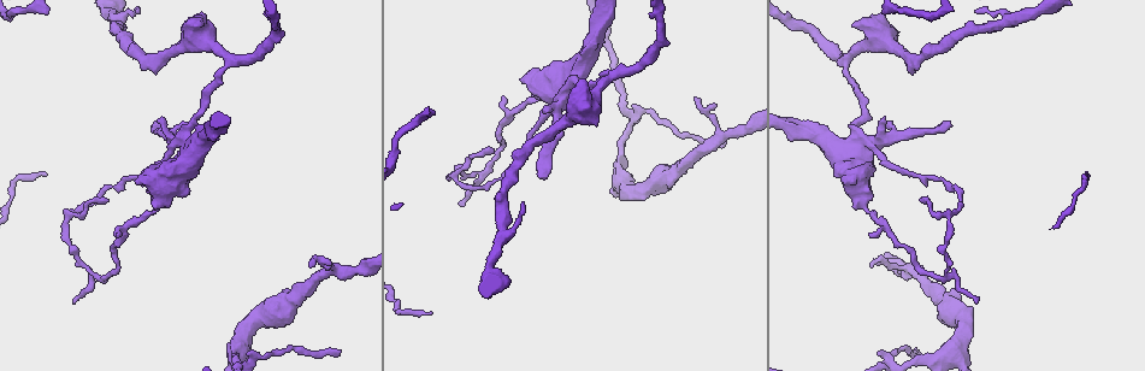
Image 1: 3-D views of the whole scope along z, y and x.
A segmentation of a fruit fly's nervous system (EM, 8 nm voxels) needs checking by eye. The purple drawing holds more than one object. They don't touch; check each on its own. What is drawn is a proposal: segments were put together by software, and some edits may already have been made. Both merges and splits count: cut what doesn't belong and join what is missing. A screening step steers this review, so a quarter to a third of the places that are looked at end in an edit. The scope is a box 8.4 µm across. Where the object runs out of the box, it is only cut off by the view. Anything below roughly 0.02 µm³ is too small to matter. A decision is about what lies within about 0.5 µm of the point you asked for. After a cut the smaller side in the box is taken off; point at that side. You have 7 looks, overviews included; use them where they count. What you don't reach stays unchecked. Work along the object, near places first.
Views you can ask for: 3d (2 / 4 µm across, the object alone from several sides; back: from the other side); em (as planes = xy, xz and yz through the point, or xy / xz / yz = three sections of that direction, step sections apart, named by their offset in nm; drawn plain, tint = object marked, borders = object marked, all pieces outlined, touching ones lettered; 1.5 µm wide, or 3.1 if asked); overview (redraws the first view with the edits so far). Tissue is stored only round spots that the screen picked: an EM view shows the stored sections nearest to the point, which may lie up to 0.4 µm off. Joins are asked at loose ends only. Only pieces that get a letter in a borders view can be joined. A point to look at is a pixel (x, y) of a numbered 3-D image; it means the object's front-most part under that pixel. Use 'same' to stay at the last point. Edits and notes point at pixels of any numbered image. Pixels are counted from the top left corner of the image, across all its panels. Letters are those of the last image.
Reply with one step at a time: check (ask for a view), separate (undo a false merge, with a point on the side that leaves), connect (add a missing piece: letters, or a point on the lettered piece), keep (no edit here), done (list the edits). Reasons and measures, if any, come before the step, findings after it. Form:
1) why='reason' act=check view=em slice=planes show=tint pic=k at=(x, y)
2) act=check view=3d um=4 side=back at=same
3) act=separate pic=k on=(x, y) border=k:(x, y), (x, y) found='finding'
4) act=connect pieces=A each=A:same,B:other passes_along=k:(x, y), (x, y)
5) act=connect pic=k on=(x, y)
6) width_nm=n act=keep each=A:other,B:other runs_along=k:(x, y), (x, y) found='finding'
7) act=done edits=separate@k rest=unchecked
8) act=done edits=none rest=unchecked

why='tapers out' act=check view=em slice=yz step=4 show=tint pic=1 at=(340, 350)

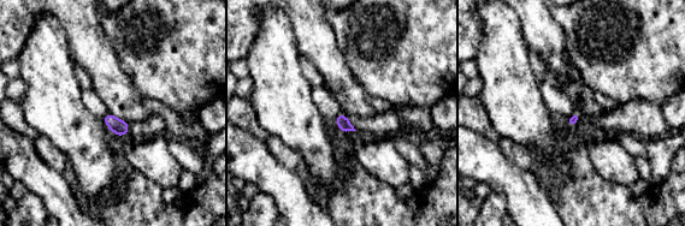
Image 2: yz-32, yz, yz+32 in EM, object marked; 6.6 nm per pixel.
why='another direction' act=check view=em slice=planes show=borders at=same

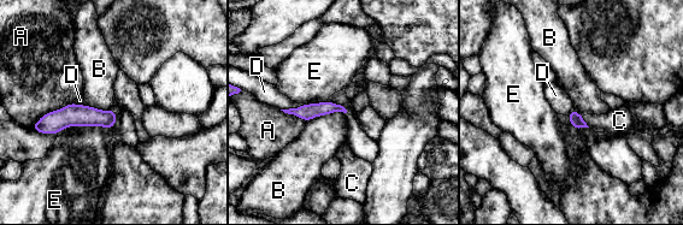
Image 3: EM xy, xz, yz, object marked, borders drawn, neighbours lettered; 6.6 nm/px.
width_nm=90 act=keep each=A:other,B:other,C:other,D:other,E:other runs_along=3:(113, 114), (41, 123) found='no lettered piece goes on from it'

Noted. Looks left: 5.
why='touches itself' act=check view=em slice=planes show=borders pic=1 at=(949, 212)

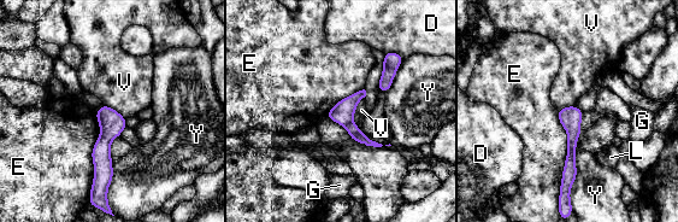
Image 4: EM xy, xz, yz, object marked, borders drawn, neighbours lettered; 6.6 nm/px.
longest_contact=E:600nm act=separate pic=4 on=(355, 134) each=D:other,E:other,G:other,L:other,V:other,Y:other border=4:(352, 121), (345, 126) found='a second neuron is stuck on'

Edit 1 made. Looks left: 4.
act=check view=overview

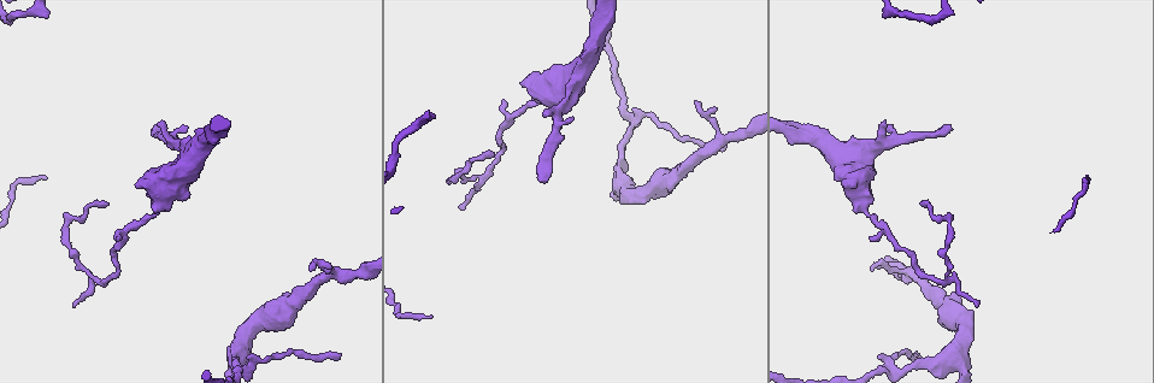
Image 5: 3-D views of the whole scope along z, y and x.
why='free end' act=check view=em slice=planes show=tint pic=5 at=(159, 129)

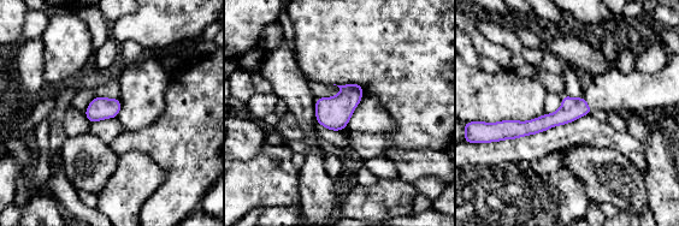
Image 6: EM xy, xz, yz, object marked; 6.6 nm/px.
act=check view=em slice=planes show=borders at=same

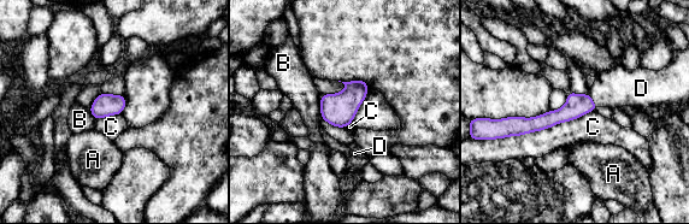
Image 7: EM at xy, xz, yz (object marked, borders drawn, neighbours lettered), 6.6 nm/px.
act=connect pieces=D each=A:other,B:other,C:other,D:same passes_along=7:(576, 106), (593, 100), (618, 87) found='it goes on there'

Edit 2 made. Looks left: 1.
act=done edits=separate@4,connect@7 rest=unchecked

